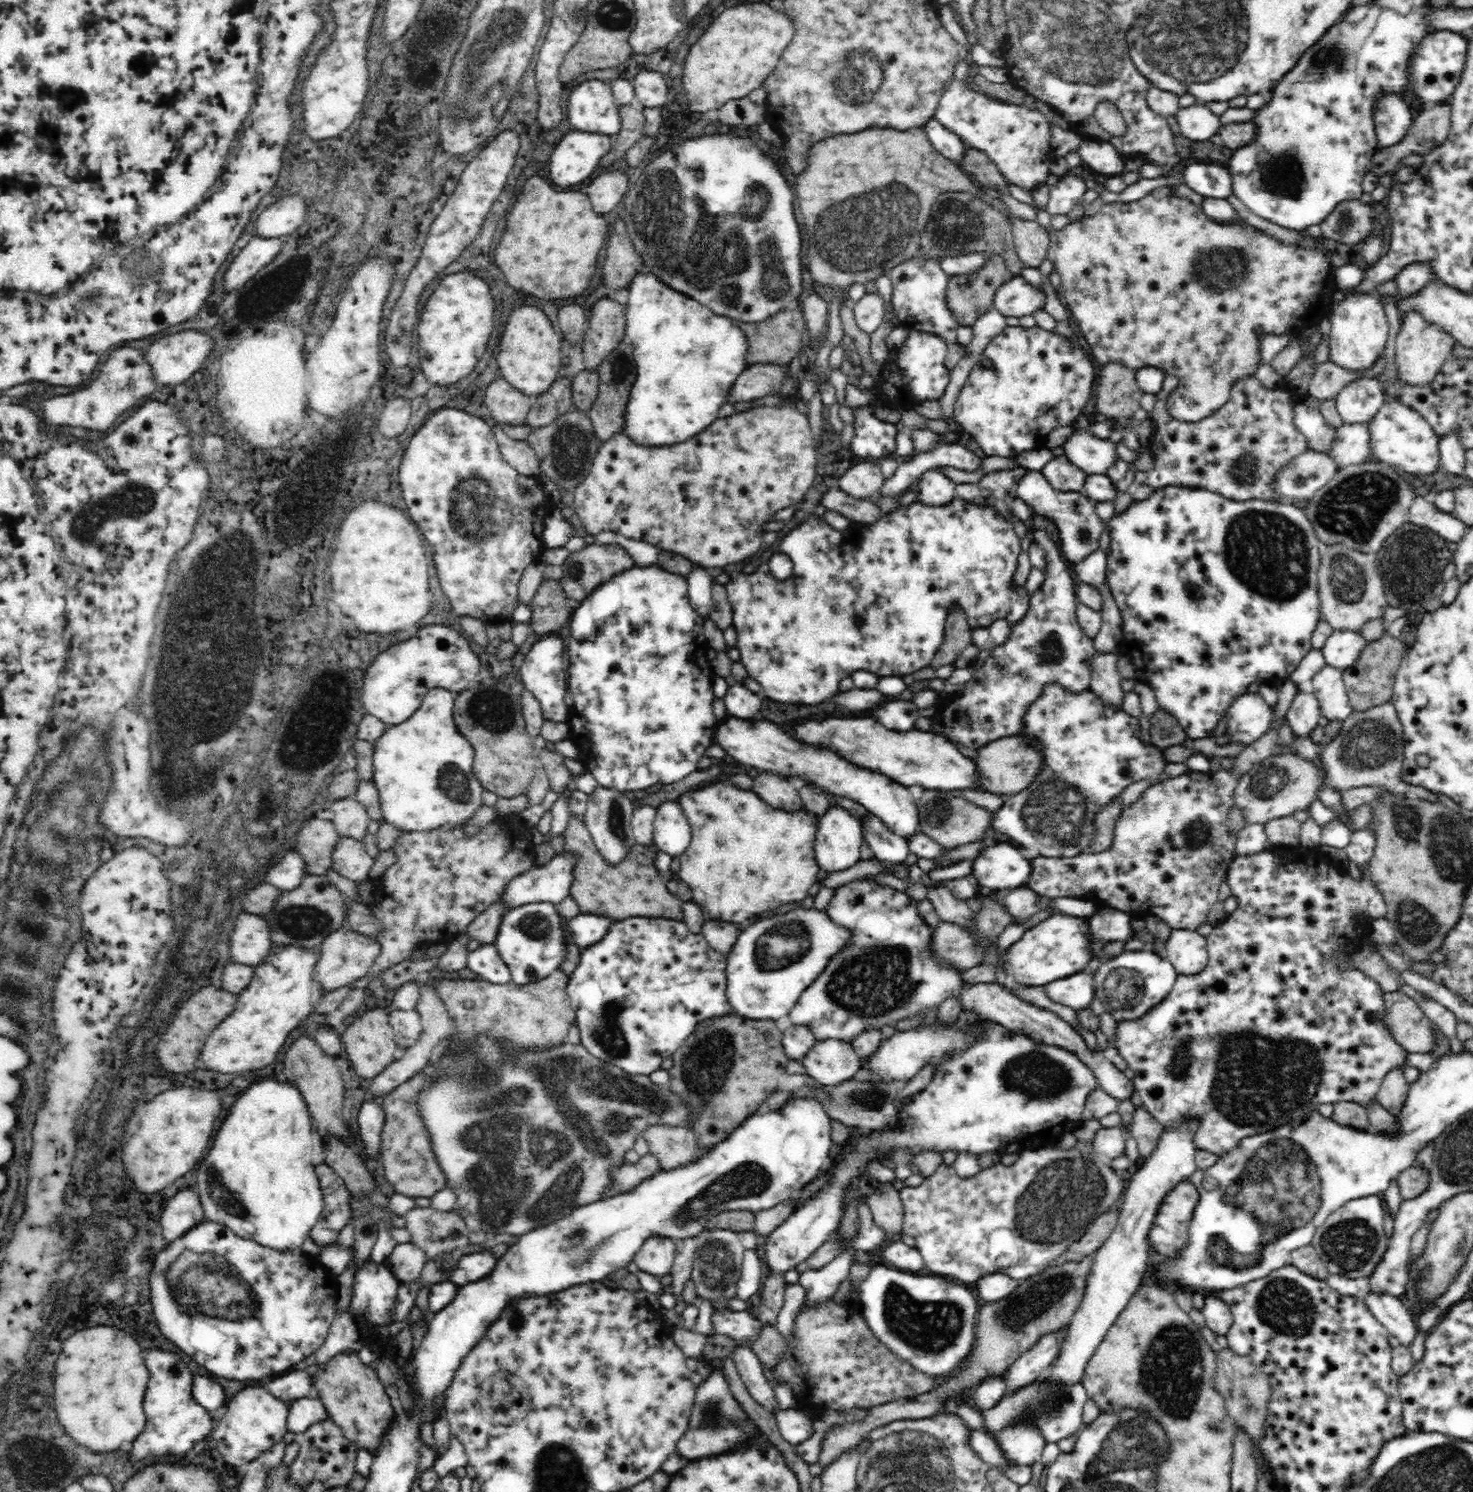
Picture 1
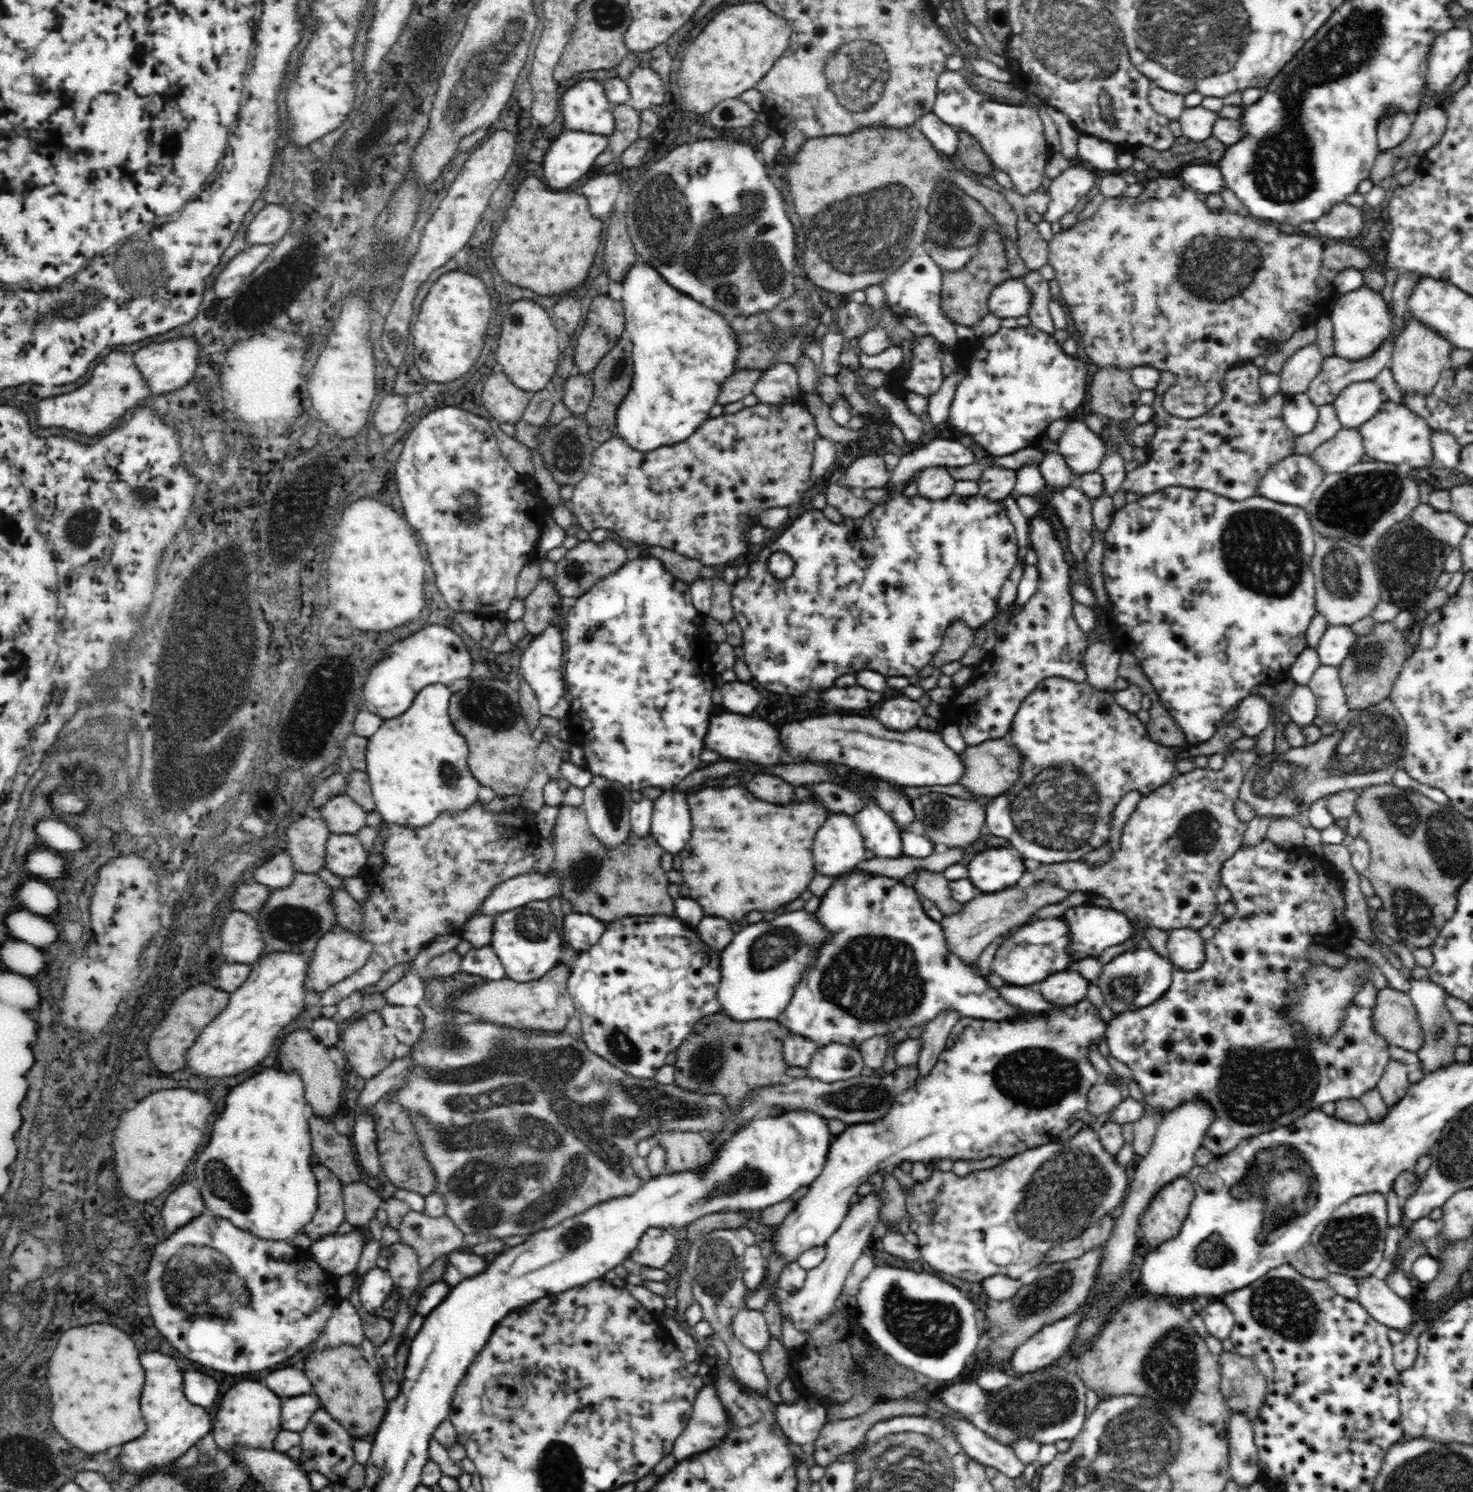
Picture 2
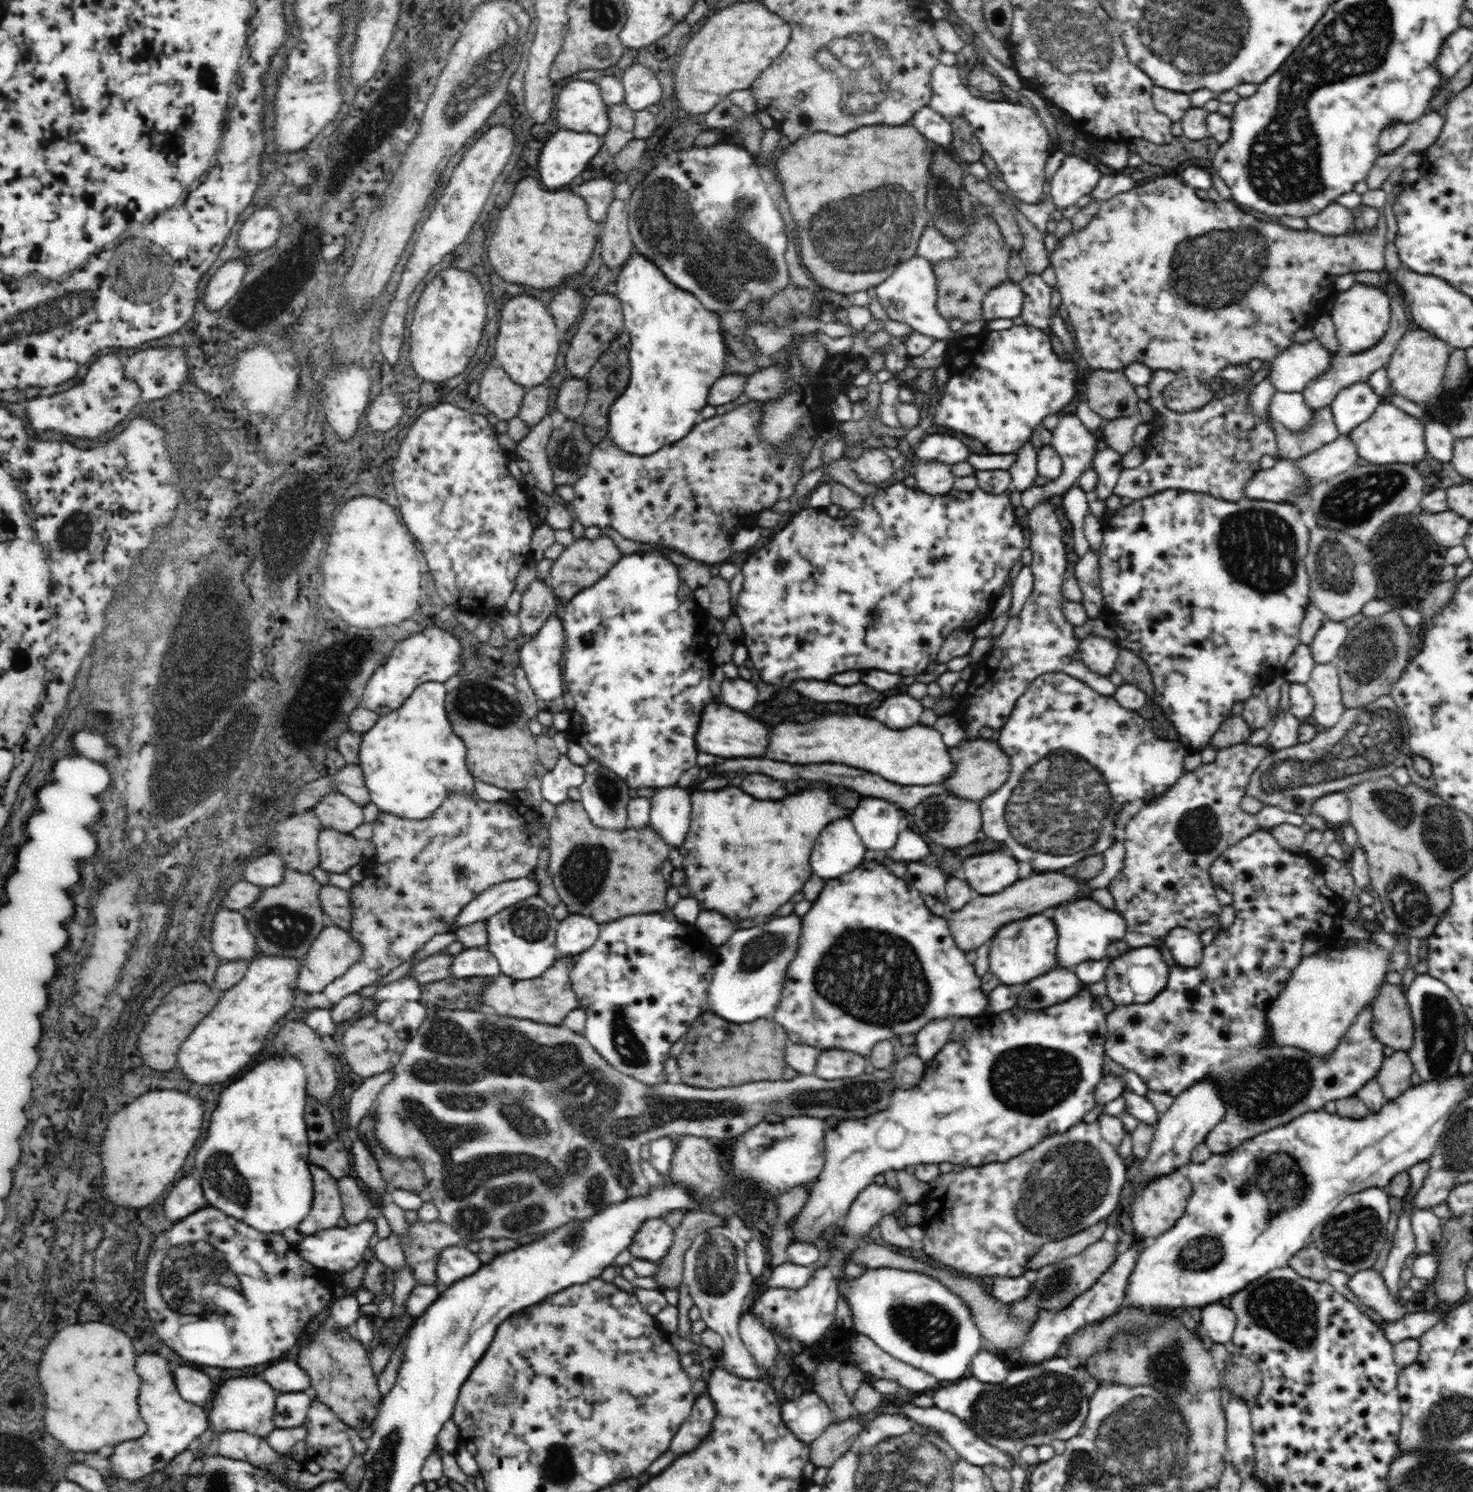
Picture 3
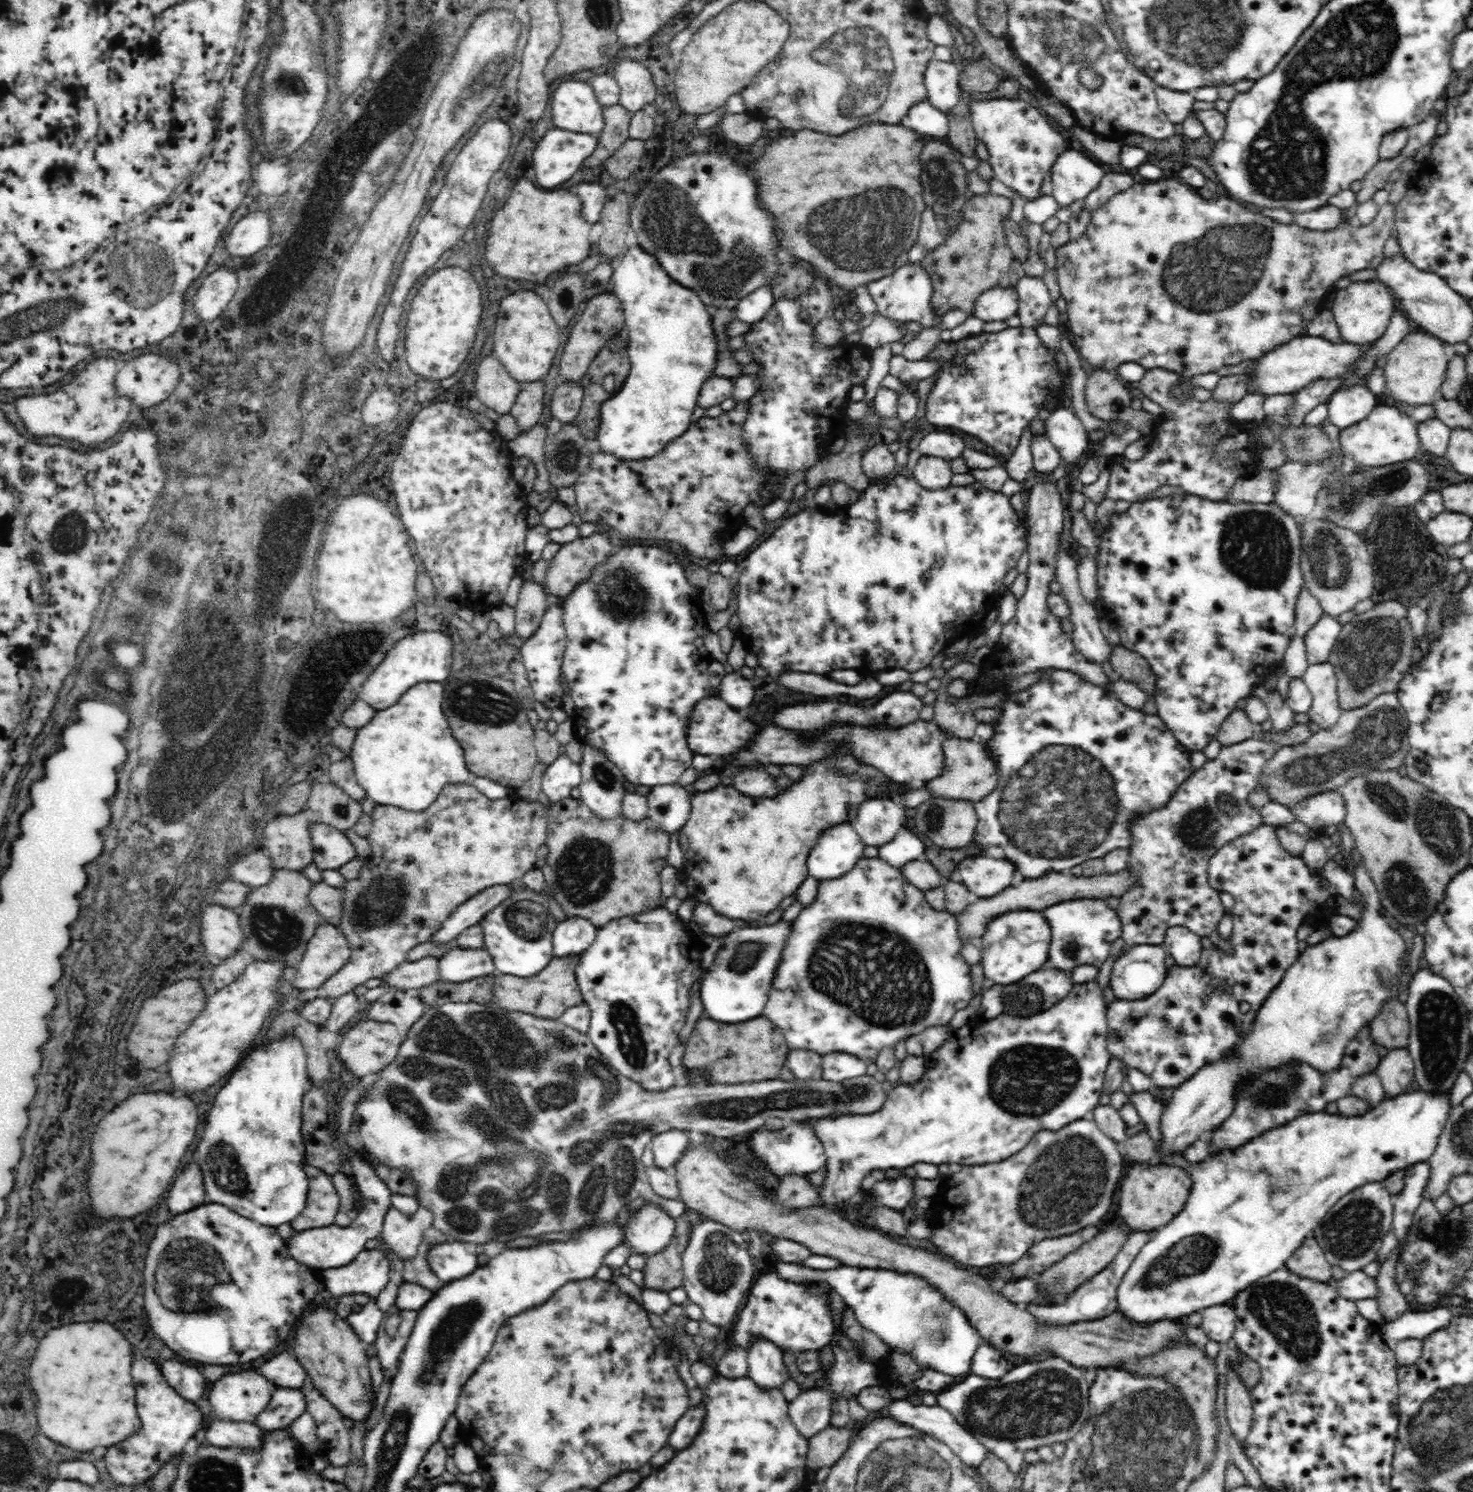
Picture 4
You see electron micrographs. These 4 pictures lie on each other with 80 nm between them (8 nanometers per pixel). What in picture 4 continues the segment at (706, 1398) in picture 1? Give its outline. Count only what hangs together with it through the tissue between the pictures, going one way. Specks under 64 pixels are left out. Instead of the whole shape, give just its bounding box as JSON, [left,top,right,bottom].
[669,1402,705,1451]

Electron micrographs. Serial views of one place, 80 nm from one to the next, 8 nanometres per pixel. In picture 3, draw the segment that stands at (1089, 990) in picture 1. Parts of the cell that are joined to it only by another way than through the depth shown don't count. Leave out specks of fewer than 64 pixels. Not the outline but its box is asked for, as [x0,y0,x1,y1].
[1009,966,1083,1011]

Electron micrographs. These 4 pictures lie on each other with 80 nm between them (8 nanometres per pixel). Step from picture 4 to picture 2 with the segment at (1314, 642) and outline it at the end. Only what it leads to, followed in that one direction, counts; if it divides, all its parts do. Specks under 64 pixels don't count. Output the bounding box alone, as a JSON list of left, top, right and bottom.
[1316,625,1354,667]

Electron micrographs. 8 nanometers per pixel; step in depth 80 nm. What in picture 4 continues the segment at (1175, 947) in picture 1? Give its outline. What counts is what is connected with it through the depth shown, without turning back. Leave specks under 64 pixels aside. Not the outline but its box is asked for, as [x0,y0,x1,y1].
[1162,926,1203,965]

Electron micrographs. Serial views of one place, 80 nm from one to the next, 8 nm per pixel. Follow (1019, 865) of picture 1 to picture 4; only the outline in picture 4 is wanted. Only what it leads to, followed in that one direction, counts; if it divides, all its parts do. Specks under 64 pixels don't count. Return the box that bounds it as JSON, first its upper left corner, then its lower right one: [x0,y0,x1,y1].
[960,856,1014,899]

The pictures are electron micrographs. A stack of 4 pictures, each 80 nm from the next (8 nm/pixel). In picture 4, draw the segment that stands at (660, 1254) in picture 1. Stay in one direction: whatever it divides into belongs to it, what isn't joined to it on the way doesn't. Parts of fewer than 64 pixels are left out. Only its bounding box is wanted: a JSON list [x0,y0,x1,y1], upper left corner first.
[626,1200,676,1257]

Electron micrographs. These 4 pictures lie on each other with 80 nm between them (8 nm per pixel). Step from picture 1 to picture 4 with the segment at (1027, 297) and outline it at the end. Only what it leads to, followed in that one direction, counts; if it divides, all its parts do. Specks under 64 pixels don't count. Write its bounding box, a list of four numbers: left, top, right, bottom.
[973,284,1019,322]

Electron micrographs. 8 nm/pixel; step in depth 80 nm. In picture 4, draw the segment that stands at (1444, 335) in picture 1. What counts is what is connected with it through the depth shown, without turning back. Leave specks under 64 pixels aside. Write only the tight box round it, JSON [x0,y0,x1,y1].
[1386,332,1448,406]

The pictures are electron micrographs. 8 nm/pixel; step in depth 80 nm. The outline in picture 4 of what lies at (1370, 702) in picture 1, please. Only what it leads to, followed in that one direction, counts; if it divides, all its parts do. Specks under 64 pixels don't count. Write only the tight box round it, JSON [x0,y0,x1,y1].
[1328,602,1418,711]

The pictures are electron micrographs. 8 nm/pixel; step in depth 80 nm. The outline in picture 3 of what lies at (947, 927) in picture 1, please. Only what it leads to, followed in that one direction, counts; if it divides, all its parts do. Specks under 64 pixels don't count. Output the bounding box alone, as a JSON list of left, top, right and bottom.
[946,871,1084,958]

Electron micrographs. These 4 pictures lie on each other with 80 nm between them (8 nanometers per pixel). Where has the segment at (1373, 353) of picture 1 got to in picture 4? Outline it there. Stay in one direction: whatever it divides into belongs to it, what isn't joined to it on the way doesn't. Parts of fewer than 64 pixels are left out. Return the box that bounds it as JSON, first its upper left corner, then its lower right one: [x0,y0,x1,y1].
[1328,280,1397,345]

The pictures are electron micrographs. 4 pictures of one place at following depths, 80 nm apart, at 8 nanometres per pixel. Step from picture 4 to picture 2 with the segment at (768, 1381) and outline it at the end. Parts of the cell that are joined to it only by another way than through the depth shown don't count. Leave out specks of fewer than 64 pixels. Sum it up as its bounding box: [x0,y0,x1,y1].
[730,1308,771,1355]

